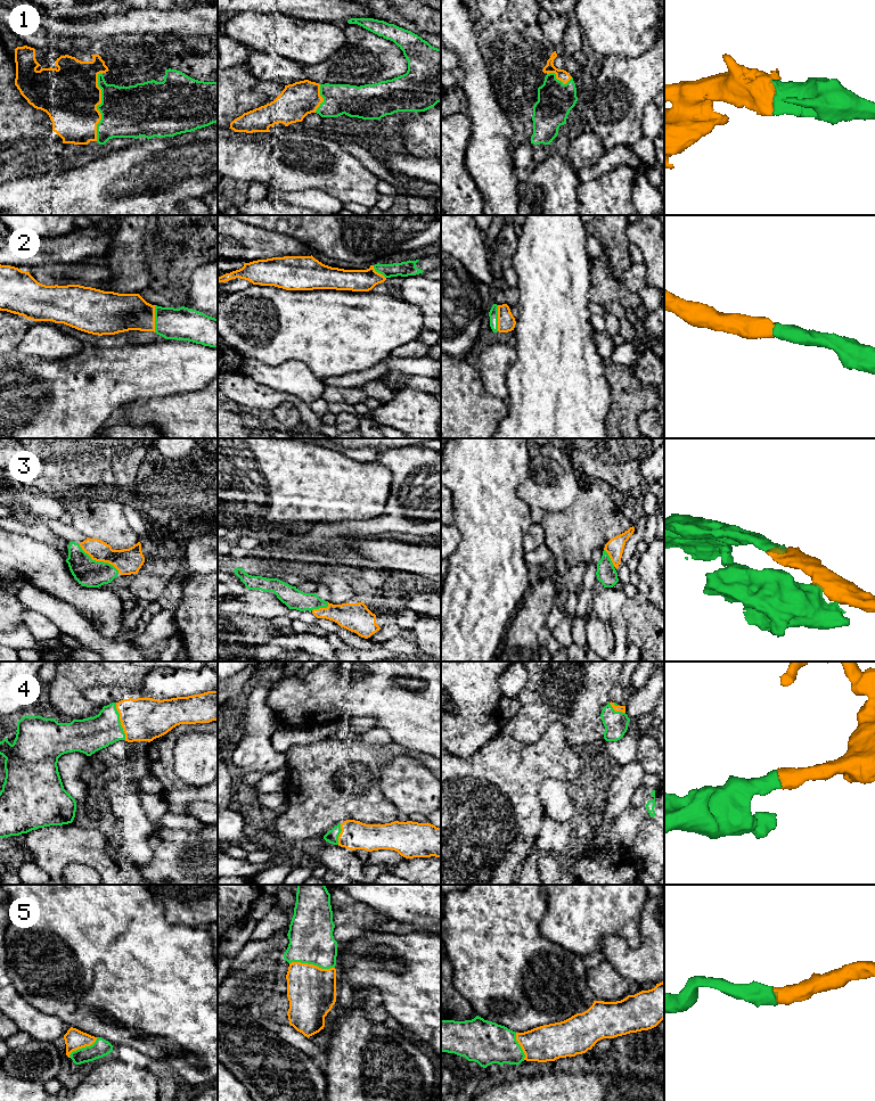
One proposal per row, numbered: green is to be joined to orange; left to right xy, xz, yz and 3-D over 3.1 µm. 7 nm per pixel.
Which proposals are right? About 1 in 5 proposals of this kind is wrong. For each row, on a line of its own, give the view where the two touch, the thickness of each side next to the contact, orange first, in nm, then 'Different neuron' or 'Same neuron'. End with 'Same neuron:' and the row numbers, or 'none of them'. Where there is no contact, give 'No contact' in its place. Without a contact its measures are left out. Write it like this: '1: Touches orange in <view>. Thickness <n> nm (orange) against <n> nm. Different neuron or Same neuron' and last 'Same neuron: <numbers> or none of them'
1: Touches orange in xy. Thickness 400 nm (orange) against 360 nm. Same neuron
2: Touches orange in xy. Thickness 280 nm (orange) against 240 nm. Same neuron
3: Touches orange in xy. Thickness 180 nm (orange) against 200 nm. Same neuron
4: Touches orange in xy. Thickness 300 nm (orange) against 240 nm. Same neuron
5: Touches orange in xz. Thickness 340 nm (orange) against 320 nm. Same neuron
Same neuron: 1, 2, 3, 4, 5

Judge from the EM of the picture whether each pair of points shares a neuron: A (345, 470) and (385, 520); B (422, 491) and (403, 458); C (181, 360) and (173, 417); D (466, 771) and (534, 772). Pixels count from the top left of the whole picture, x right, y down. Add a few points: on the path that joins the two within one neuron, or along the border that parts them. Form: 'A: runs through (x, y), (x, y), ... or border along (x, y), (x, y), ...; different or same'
A: border along (391, 489), (382, 514), (354, 520); different
B: runs through (422, 483), (420, 475), (411, 466); same
C: border along (203, 388), (155, 396), (150, 400); different
D: runs through (483, 772), (517, 772); same

